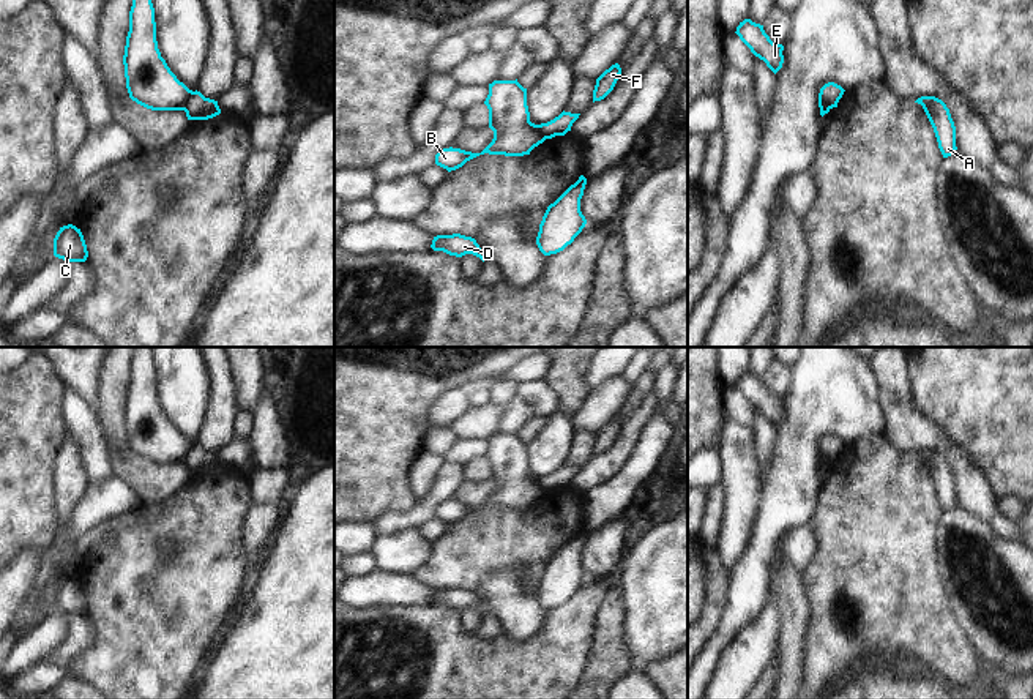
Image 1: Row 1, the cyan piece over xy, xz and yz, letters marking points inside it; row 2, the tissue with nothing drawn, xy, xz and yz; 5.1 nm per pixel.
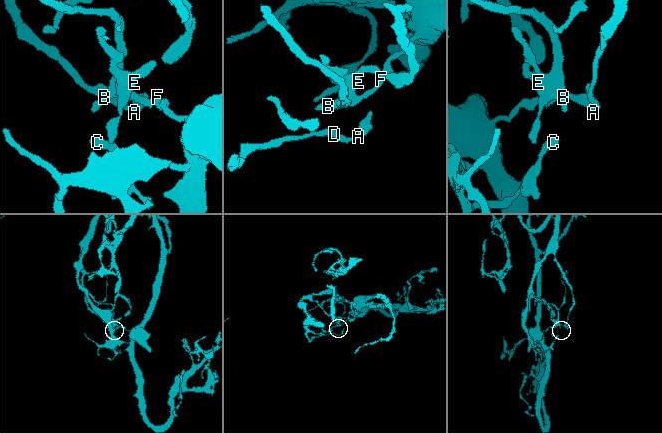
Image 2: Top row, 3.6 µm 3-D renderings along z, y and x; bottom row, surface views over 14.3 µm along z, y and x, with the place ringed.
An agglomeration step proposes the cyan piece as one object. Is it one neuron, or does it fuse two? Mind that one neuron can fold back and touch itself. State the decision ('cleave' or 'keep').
cleave

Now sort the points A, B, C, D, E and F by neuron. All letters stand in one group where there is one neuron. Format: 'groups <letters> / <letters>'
groups A B C D E / F

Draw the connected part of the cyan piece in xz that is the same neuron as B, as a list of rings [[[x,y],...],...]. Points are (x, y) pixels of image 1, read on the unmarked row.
[[[517,432],[489,437],[484,458],[489,462],[489,481],[494,484],[492,495],[481,506],[443,502],[435,508],[437,519],[451,525],[484,506],[524,510],[546,494],[539,486],[539,478],[530,475],[527,442]]]

